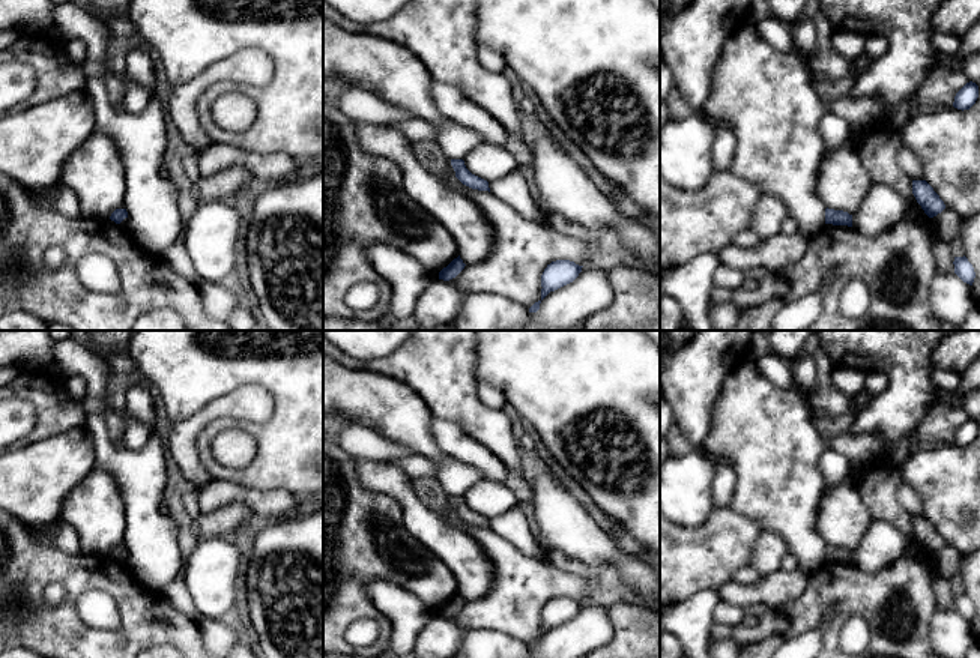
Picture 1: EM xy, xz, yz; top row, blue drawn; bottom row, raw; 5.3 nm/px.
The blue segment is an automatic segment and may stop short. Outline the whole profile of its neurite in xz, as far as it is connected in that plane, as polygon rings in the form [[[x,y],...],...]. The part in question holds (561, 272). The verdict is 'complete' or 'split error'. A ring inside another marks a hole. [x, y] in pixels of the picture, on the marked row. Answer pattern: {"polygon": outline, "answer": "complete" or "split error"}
{"polygon": [[[556,260],[547,264],[541,275],[541,300],[550,293],[573,282],[583,266],[570,260]]], "answer": "complete"}

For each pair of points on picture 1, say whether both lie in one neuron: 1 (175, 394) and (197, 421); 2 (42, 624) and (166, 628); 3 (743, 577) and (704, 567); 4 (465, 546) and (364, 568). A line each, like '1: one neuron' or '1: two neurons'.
1: two neurons
2: one neuron
3: two neurons
4: two neurons

